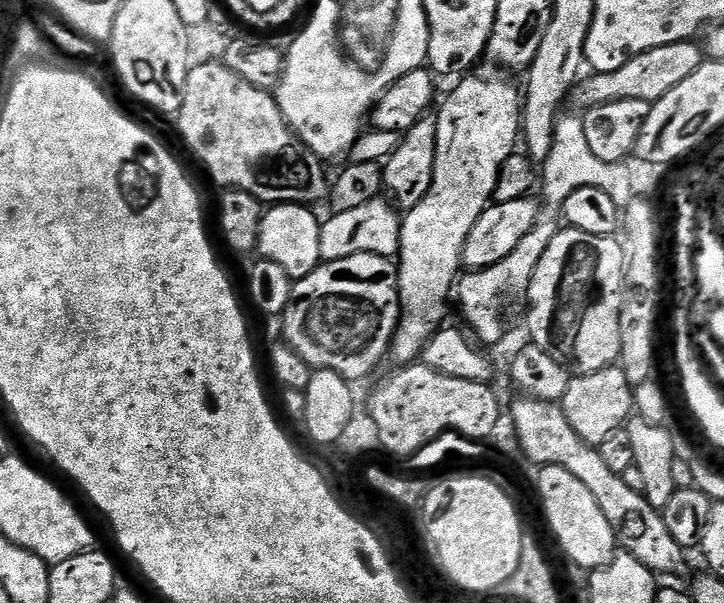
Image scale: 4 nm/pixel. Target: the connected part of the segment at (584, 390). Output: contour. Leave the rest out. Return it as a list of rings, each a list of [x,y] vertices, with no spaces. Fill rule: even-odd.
[[[620,366],[603,368],[585,376],[576,374],[568,381],[562,407],[576,433],[588,444],[599,446],[616,431],[623,429],[633,415],[633,389],[634,385]]]

